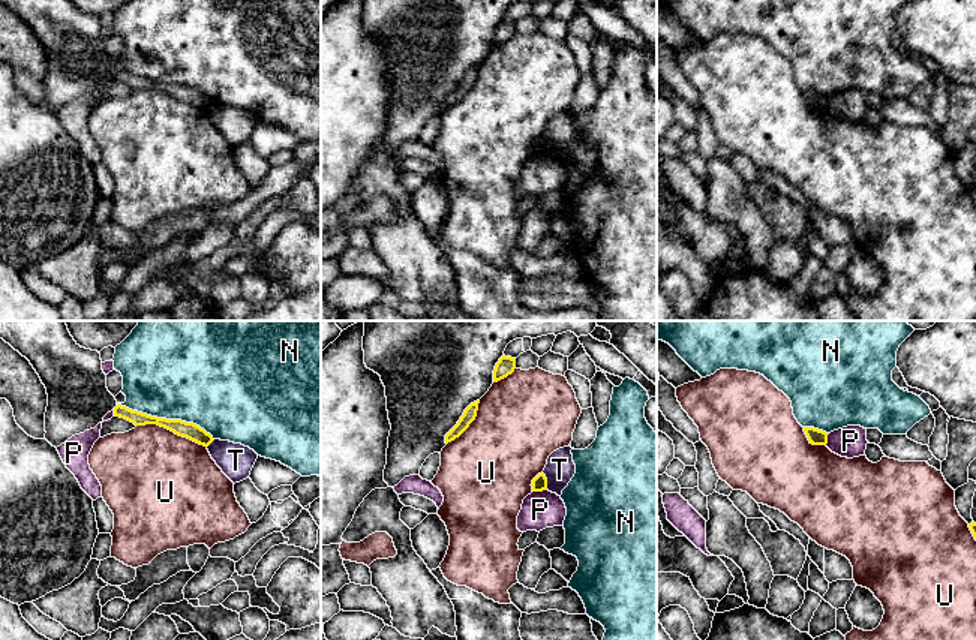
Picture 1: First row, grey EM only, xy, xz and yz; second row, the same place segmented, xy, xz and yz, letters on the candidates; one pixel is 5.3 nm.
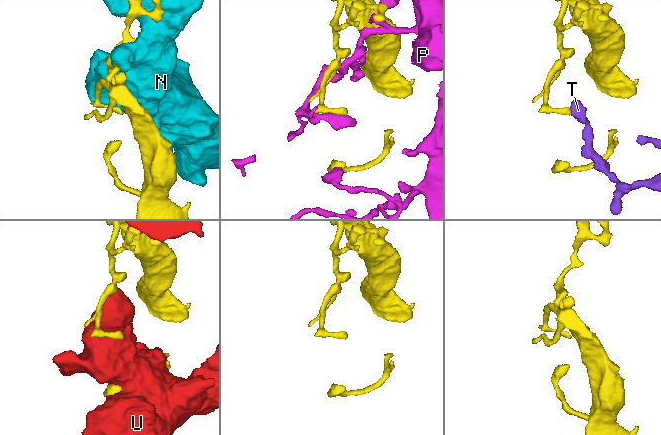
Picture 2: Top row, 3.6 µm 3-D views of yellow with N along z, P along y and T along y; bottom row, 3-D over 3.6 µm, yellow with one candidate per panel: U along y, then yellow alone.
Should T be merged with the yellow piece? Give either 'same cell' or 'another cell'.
another cell

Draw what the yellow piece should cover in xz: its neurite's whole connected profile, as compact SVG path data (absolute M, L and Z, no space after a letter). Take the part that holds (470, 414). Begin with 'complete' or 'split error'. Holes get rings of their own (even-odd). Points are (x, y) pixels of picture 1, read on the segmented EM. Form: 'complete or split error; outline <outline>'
complete; outline M480 400L471 403L463 415L460 417L460 420L457 421L457 424L445 435L445 444L454 441L456 438L459 438L468 427L469 424L475 420L477 417L477 411L478 411L478 403Z

